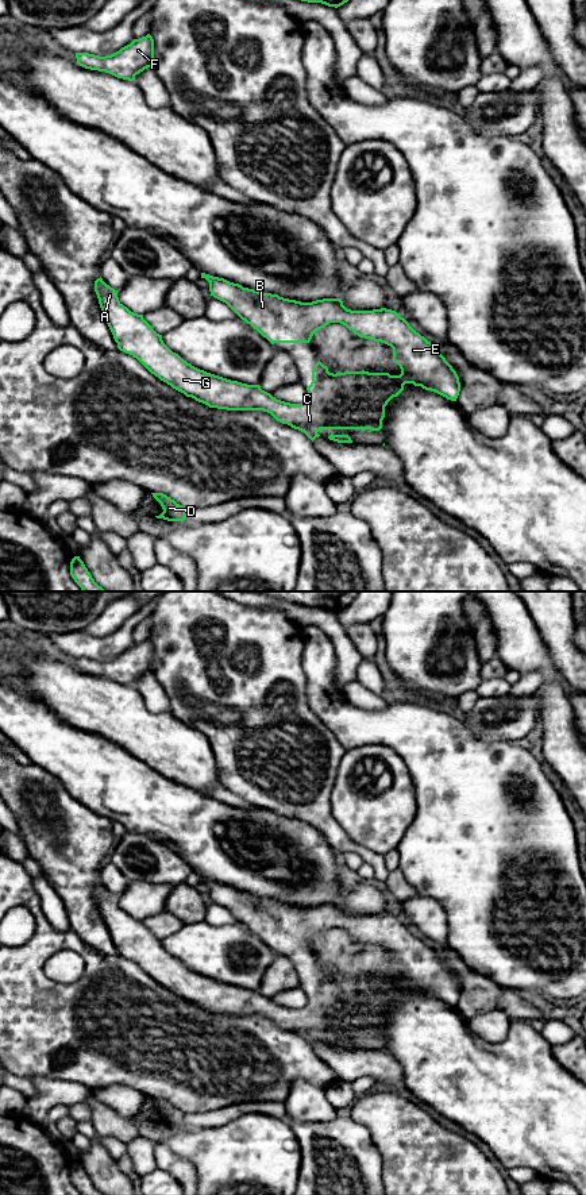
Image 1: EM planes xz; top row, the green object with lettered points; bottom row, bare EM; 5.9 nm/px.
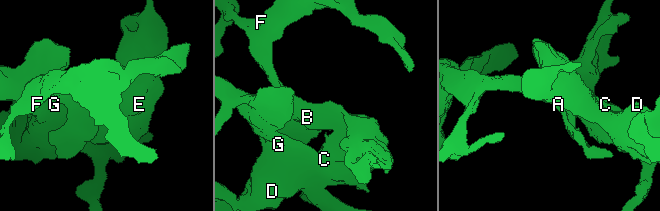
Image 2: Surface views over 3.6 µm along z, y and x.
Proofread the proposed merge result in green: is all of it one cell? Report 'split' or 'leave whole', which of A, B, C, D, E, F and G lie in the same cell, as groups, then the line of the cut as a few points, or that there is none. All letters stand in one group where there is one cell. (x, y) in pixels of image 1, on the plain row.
leave whole; A B C D E F G; no cut

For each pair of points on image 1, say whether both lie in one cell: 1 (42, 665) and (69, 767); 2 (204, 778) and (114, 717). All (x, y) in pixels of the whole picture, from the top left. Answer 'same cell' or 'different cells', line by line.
1: different cells
2: same cell

